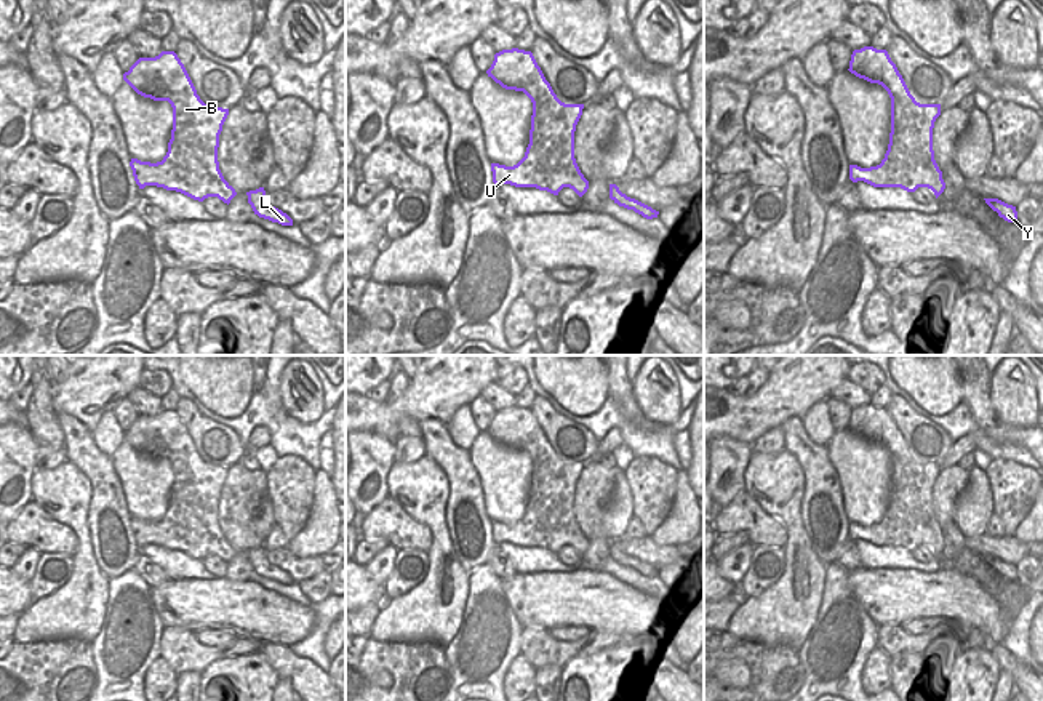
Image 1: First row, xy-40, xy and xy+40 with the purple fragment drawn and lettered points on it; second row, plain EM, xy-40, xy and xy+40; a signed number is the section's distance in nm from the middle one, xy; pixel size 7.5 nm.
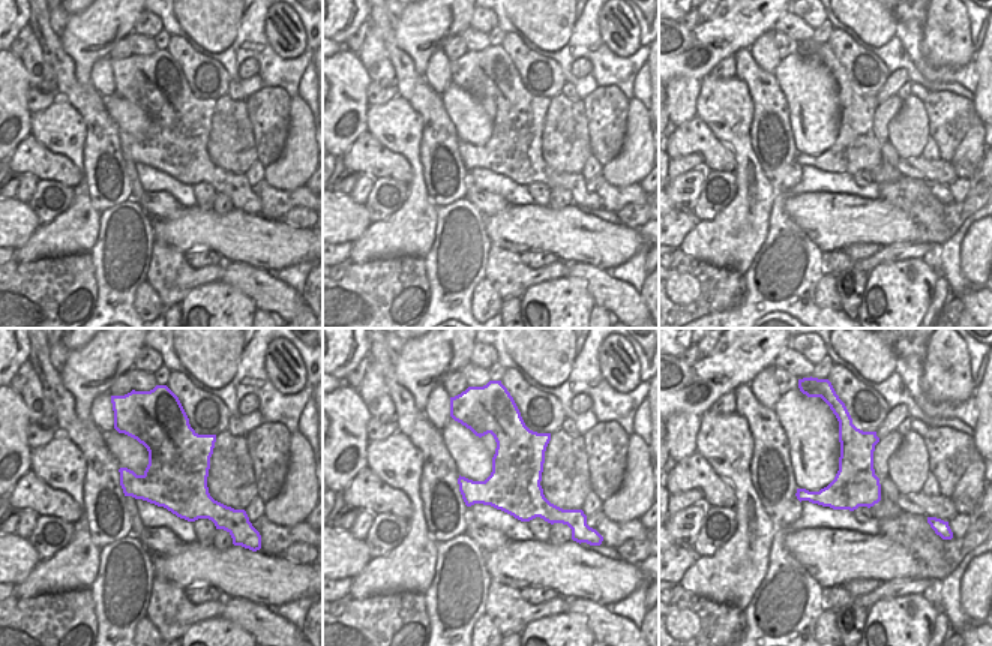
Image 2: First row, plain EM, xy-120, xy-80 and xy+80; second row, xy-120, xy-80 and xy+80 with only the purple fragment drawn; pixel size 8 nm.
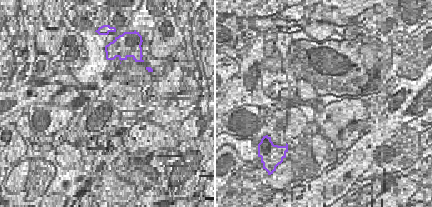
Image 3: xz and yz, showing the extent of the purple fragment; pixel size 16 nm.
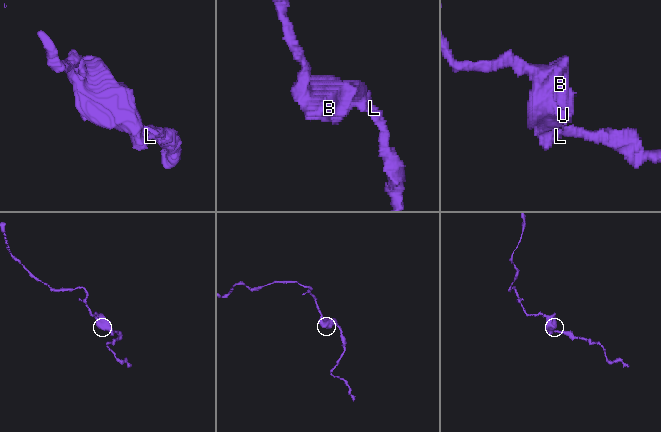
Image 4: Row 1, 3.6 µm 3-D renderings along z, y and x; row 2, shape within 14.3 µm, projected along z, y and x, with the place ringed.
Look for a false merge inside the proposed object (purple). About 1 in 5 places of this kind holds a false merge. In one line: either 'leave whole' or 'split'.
leave whole

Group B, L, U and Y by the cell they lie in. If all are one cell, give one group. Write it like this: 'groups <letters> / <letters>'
groups B L U Y

